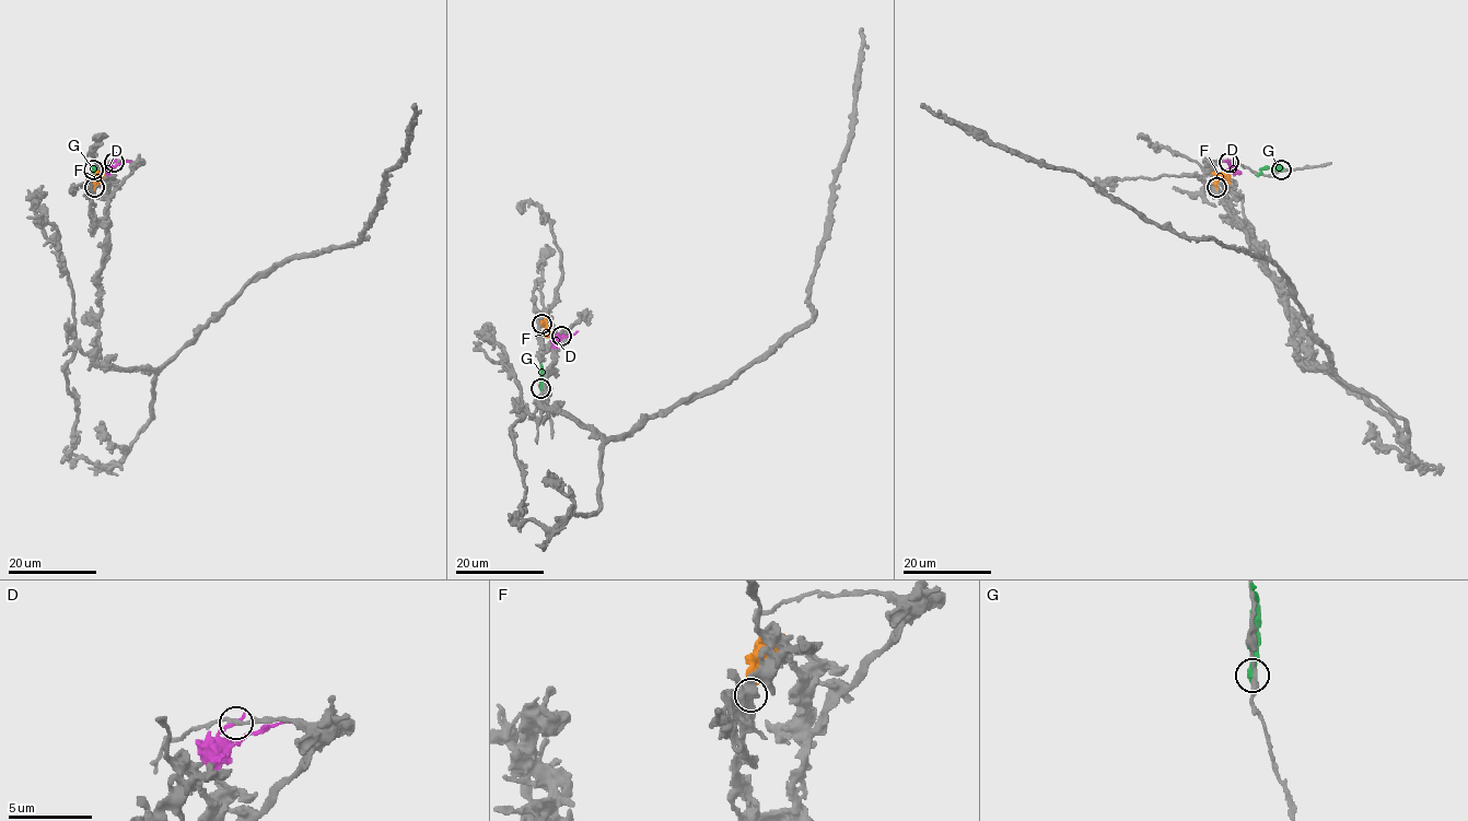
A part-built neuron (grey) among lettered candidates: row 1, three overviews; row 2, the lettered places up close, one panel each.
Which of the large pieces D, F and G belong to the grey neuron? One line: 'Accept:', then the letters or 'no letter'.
Accept: F

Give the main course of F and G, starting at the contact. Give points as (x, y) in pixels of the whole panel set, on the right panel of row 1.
F: (1215, 187), (1220, 177), (1231, 183)
G: (1281, 168), (1263, 167), (1258, 176)

